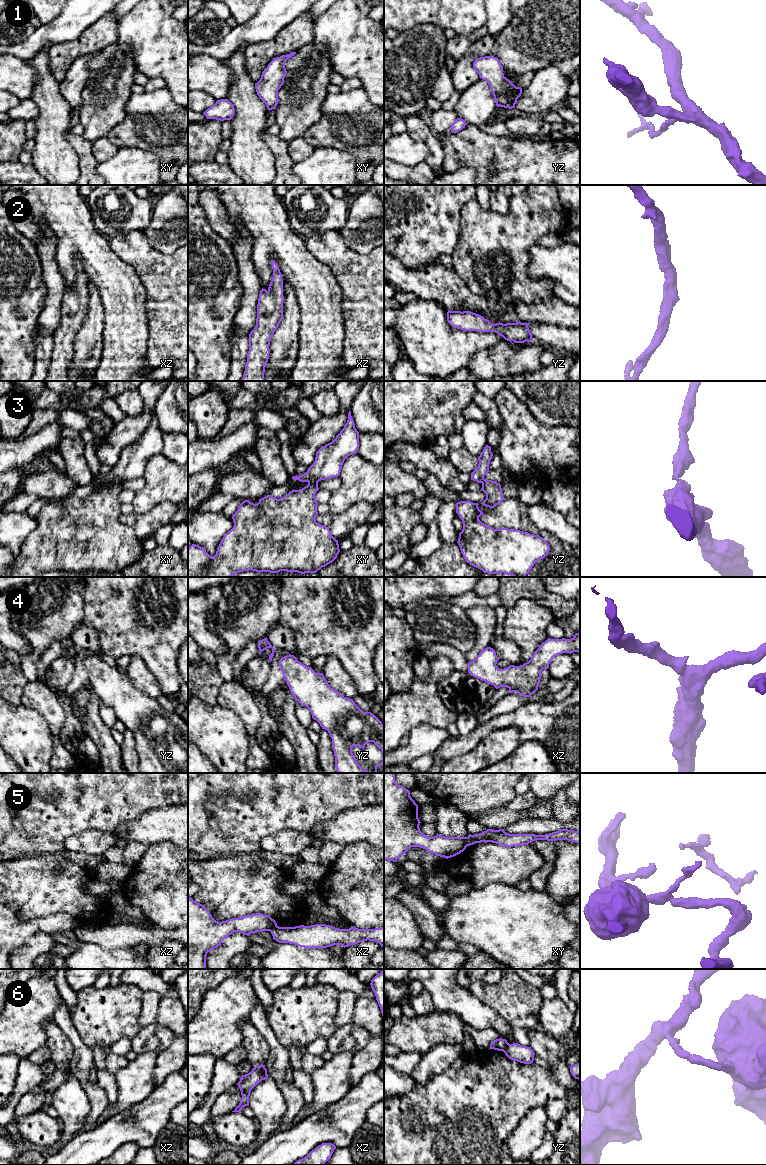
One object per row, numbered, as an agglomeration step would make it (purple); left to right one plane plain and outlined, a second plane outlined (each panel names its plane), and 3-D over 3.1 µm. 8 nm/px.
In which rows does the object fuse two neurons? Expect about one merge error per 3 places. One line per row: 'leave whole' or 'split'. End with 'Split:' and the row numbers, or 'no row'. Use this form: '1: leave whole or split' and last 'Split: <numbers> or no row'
1: leave whole
2: leave whole
3: split
4: leave whole
5: split
6: split
Split: 3, 5, 6

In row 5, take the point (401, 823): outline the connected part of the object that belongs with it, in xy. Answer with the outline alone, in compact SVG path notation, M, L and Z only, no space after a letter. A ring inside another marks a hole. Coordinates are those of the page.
M384 773L384 860L396 862L411 847L420 847L429 853L448 859L460 854L468 846L467 837L445 837L438 833L434 837L428 837L420 831L420 823L418 805L411 798L410 791L396 783L395 773Z

